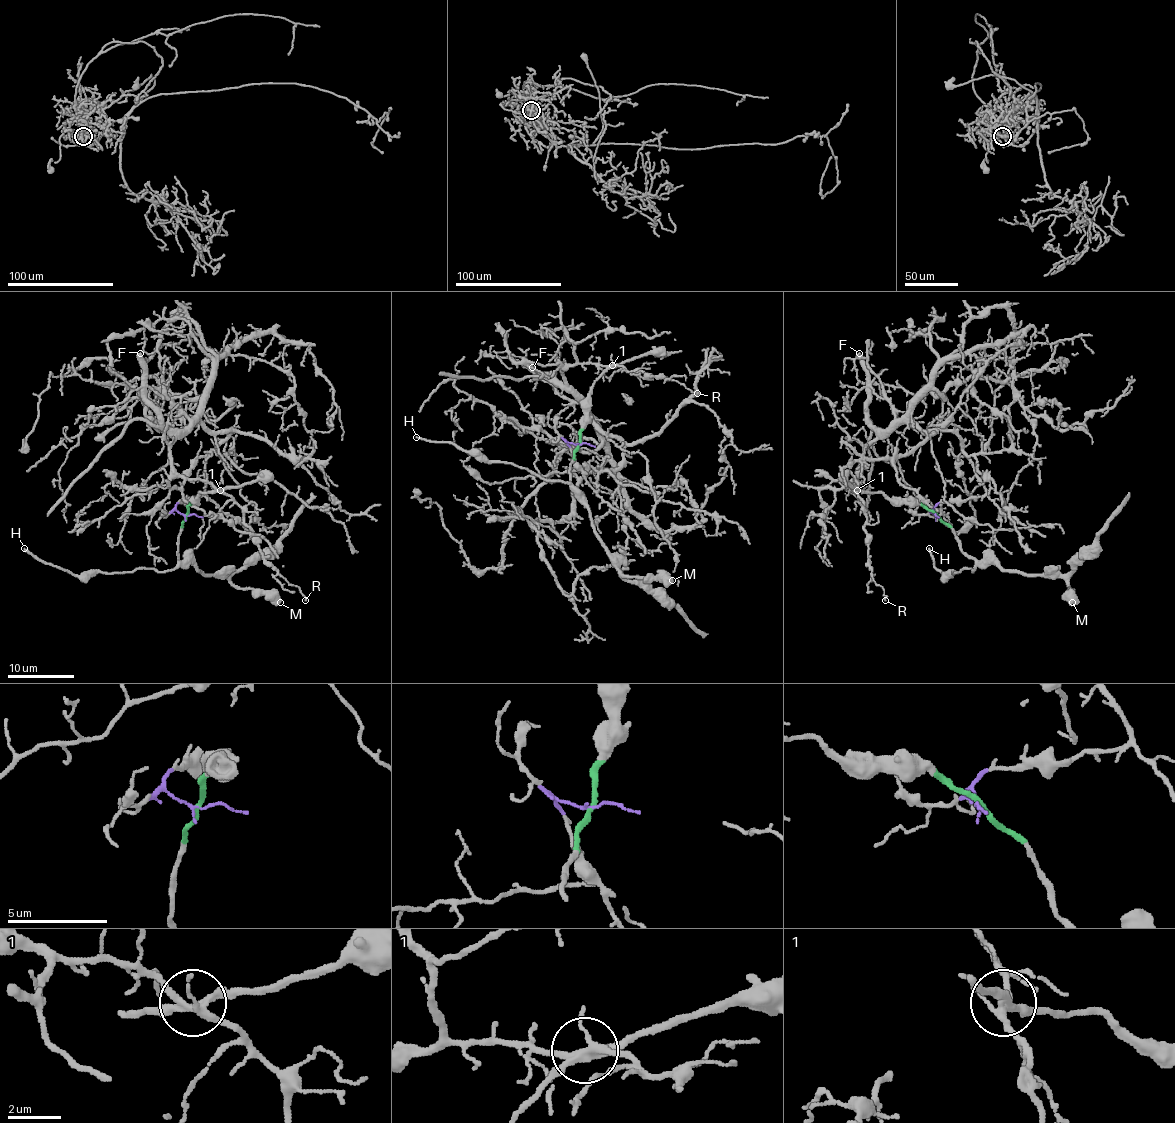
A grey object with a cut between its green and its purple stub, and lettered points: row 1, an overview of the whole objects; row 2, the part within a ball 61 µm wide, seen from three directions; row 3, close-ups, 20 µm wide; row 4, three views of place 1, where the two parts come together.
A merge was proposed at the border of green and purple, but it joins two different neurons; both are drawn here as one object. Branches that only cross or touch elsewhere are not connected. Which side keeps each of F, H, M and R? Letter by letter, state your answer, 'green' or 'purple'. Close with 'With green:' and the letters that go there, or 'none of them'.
F: purple
H: green
M: green
R: purple
With green: H, M

